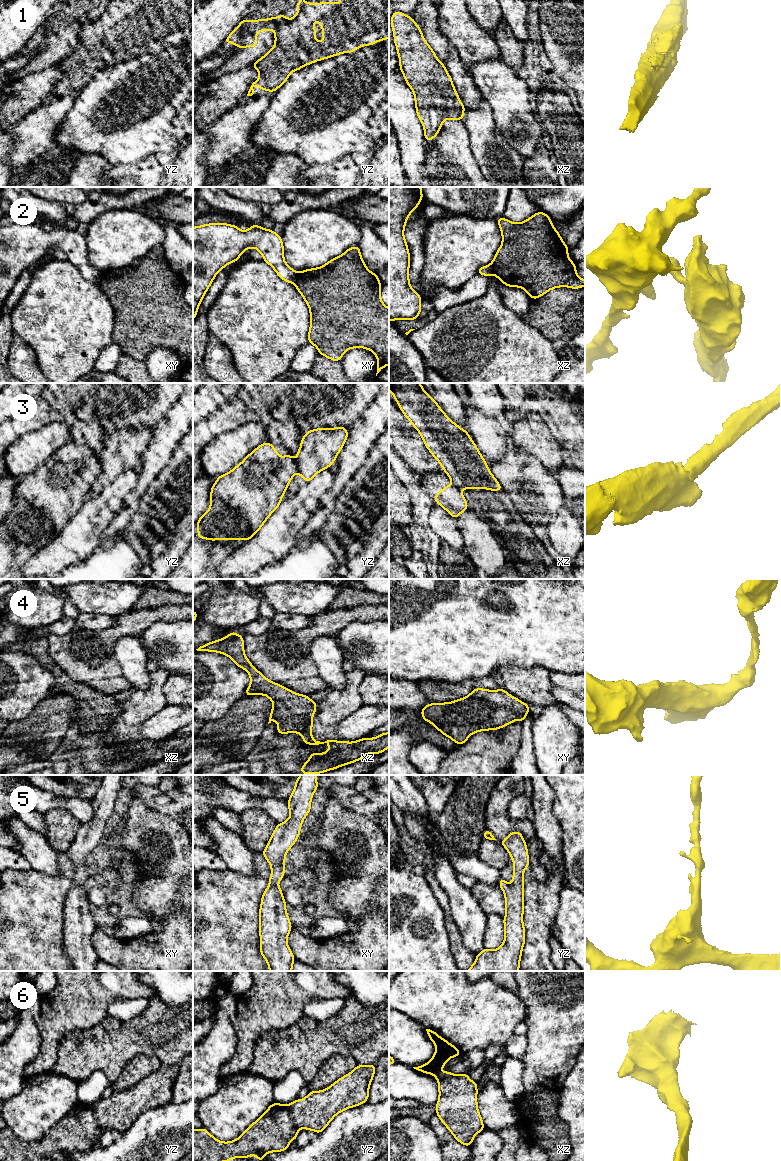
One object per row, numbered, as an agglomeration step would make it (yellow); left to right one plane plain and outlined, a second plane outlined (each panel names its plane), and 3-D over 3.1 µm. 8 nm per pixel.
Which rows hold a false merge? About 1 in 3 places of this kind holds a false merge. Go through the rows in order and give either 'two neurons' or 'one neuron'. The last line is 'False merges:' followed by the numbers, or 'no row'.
1: one neuron
2: two neurons
3: two neurons
4: one neuron
5: one neuron
6: one neuron
False merges: 2, 3

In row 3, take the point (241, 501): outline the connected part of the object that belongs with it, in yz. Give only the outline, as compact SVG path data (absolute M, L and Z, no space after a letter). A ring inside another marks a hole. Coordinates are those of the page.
M262 443L254 449L245 459L230 472L218 476L217 481L211 488L210 508L196 523L198 536L202 539L214 540L249 540L267 521L268 517L279 507L285 491L293 476L297 473L295 460L285 454L283 459L269 443Z

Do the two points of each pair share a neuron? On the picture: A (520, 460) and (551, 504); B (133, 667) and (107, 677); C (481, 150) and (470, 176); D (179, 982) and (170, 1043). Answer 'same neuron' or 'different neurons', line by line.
A: same neuron
B: different neurons
C: different neurons
D: different neurons

